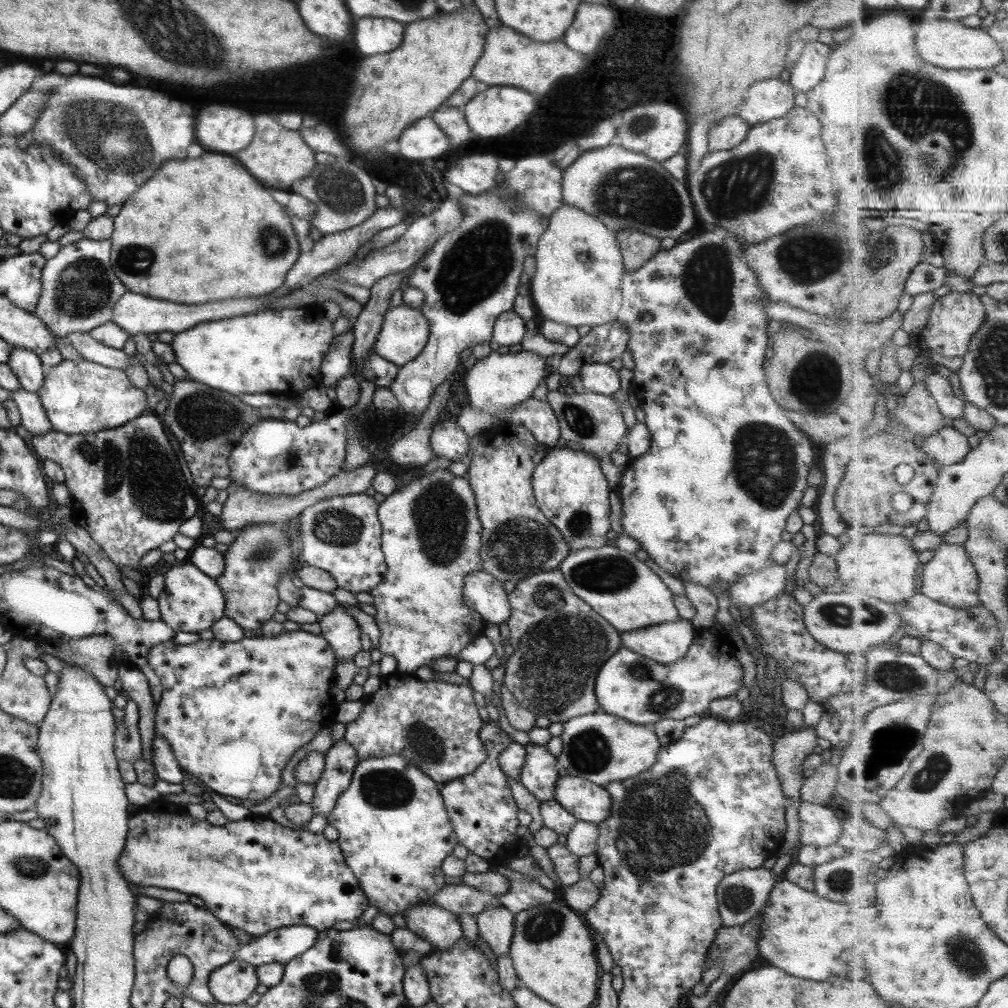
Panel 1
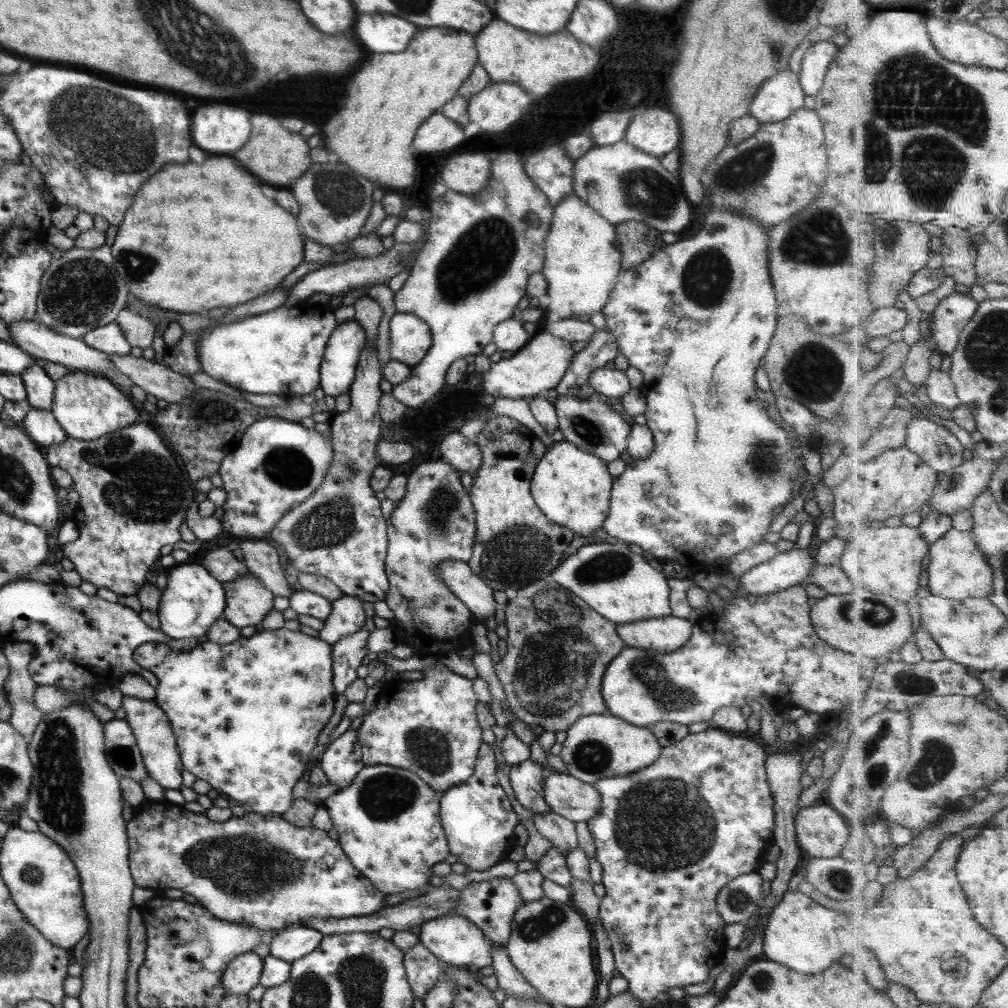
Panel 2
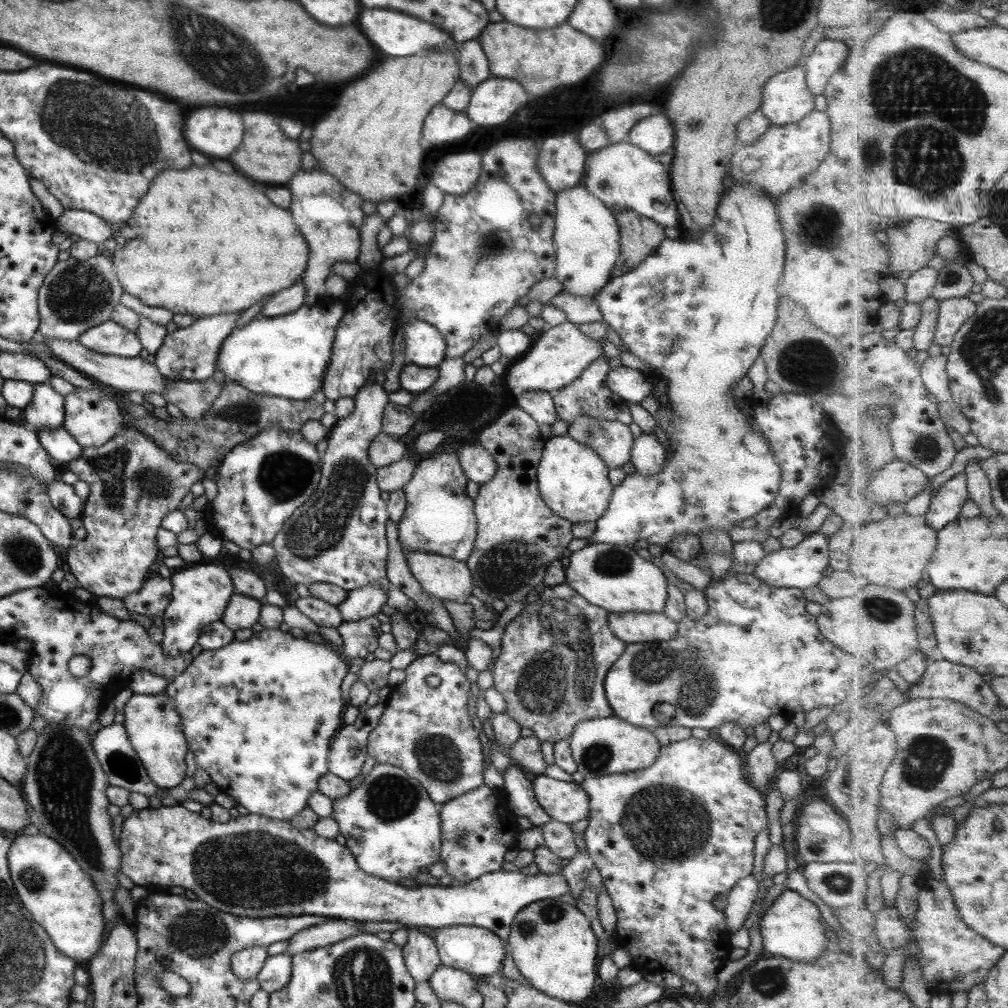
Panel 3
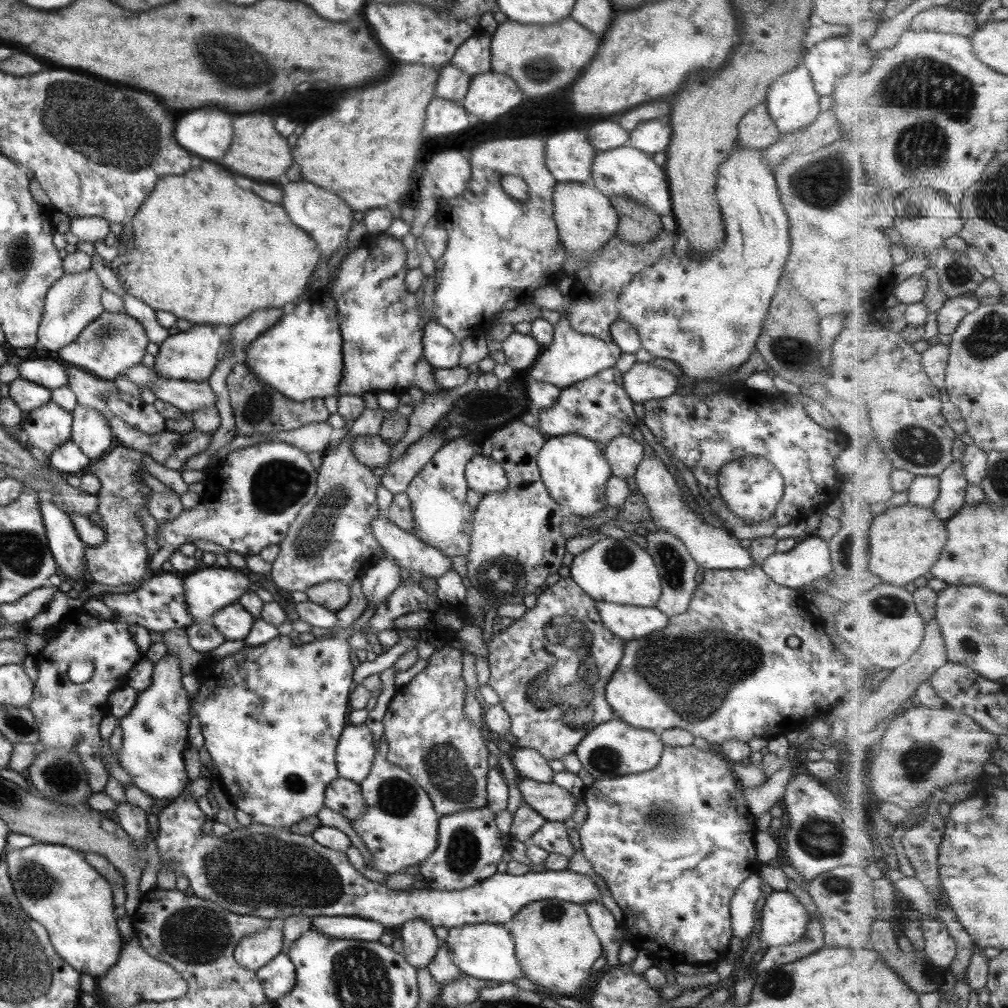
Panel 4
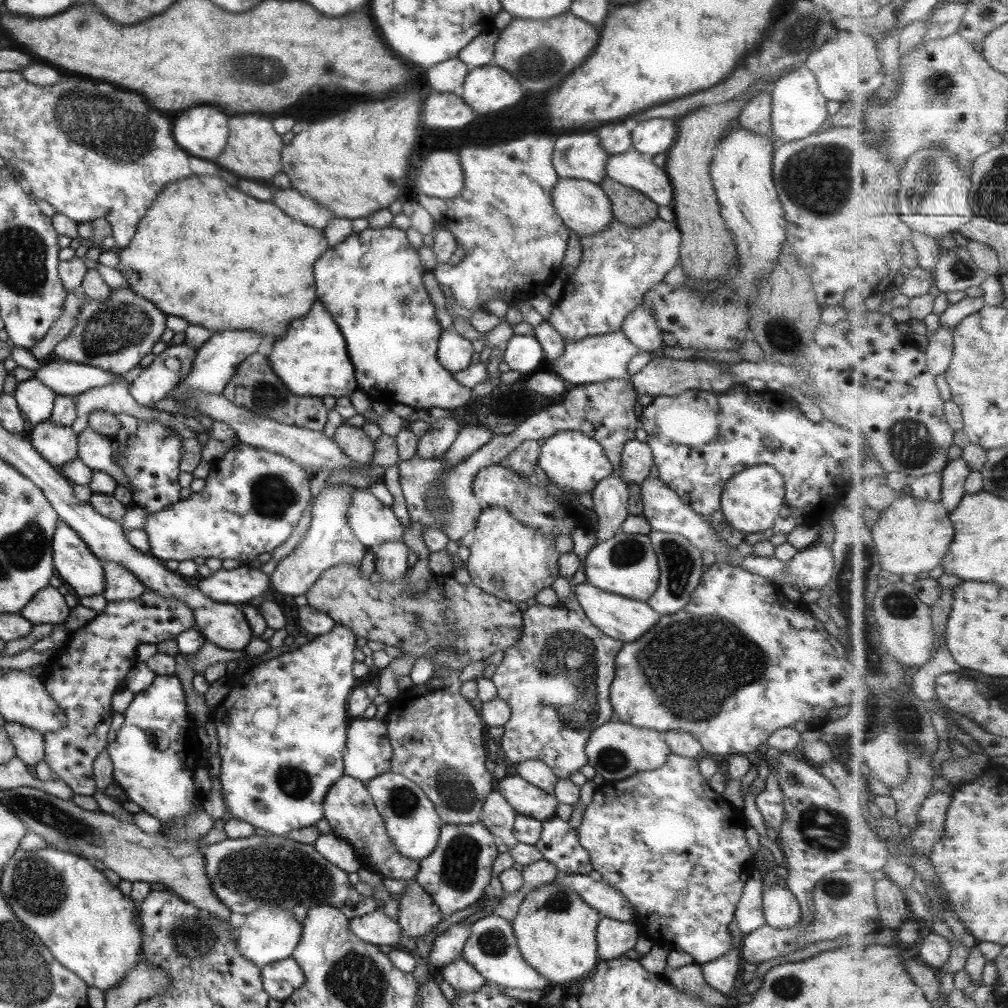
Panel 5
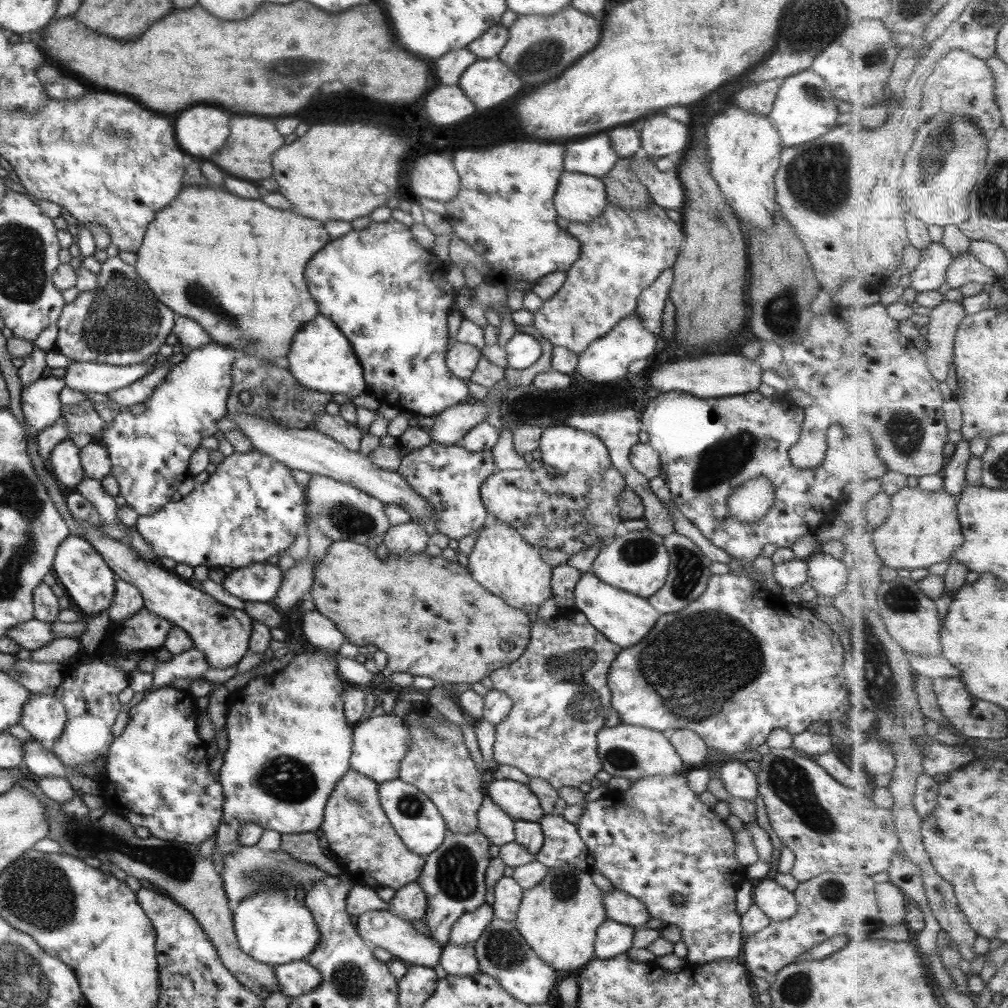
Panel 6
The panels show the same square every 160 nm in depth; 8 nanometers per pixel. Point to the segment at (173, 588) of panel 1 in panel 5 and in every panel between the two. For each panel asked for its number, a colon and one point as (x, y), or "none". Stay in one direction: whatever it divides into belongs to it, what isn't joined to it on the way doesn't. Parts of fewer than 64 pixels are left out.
2: (192, 600)
3: (199, 594)
4: (154, 733)
5: (154, 754)

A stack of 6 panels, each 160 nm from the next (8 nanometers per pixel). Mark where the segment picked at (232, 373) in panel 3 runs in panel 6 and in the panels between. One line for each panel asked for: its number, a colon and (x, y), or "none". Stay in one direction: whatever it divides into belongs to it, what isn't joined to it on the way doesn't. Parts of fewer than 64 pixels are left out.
4: (299, 356)
5: (310, 359)
6: (320, 358)

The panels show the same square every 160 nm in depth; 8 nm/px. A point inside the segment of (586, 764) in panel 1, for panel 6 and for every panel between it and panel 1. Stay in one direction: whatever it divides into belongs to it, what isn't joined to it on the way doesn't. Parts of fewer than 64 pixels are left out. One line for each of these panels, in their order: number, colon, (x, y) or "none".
2: (599, 745)
3: (599, 746)
4: (612, 749)
5: (614, 750)
6: (632, 752)

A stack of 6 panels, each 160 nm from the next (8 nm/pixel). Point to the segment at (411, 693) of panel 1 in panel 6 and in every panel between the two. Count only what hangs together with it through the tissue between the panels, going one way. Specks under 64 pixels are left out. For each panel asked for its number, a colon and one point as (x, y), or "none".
2: (429, 727)
3: (426, 732)
4: (427, 734)
5: (437, 740)
6: (437, 763)

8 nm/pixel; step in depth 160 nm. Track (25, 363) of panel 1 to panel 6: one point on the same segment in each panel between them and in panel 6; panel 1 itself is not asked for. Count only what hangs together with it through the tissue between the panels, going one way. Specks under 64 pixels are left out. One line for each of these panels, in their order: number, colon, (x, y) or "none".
2: (38, 386)
3: (45, 409)
4: (47, 426)
5: (57, 444)
6: (63, 463)

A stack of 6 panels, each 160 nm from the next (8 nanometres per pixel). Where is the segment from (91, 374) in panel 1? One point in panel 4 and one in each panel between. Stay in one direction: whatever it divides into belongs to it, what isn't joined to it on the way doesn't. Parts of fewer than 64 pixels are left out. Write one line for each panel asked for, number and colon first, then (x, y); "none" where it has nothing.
2: (85, 405)
3: (91, 418)
4: (89, 431)

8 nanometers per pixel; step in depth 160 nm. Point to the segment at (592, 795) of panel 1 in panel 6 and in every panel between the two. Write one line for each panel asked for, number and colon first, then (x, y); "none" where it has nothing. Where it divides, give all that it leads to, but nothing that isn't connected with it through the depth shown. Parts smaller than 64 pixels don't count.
2: (574, 800)
3: (565, 802)
4: (554, 804)
5: (524, 798)
6: (515, 799)

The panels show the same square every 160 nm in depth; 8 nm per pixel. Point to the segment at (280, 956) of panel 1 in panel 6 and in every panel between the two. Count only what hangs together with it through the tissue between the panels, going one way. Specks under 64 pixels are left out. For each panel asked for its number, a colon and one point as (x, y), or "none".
2: (289, 944)
3: (332, 931)
4: (344, 928)
5: (375, 928)
6: (379, 927)

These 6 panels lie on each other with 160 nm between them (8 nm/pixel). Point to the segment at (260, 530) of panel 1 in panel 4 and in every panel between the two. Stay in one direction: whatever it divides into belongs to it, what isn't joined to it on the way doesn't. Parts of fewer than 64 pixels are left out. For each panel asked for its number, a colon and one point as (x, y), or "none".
2: (247, 601)
3: (241, 611)
4: (232, 621)

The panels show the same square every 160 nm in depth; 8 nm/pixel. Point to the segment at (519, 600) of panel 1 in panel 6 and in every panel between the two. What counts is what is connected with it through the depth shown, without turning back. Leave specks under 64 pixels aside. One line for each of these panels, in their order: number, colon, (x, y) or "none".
2: (557, 648)
3: (543, 671)
4: (549, 668)
5: (555, 679)
6: (557, 686)

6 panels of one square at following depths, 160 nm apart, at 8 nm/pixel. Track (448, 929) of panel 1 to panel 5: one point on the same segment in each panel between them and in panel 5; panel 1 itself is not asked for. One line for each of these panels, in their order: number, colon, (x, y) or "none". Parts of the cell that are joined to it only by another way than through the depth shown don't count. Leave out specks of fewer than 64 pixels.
2: (453, 940)
3: (478, 952)
4: (485, 951)
5: (490, 948)

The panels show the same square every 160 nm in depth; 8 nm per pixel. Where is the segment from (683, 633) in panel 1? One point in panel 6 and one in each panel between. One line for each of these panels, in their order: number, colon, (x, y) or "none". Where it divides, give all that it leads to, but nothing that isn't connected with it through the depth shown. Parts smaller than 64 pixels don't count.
2: (665, 635)
3: (632, 627)
4: (627, 622)
5: (624, 619)
6: (623, 619)

